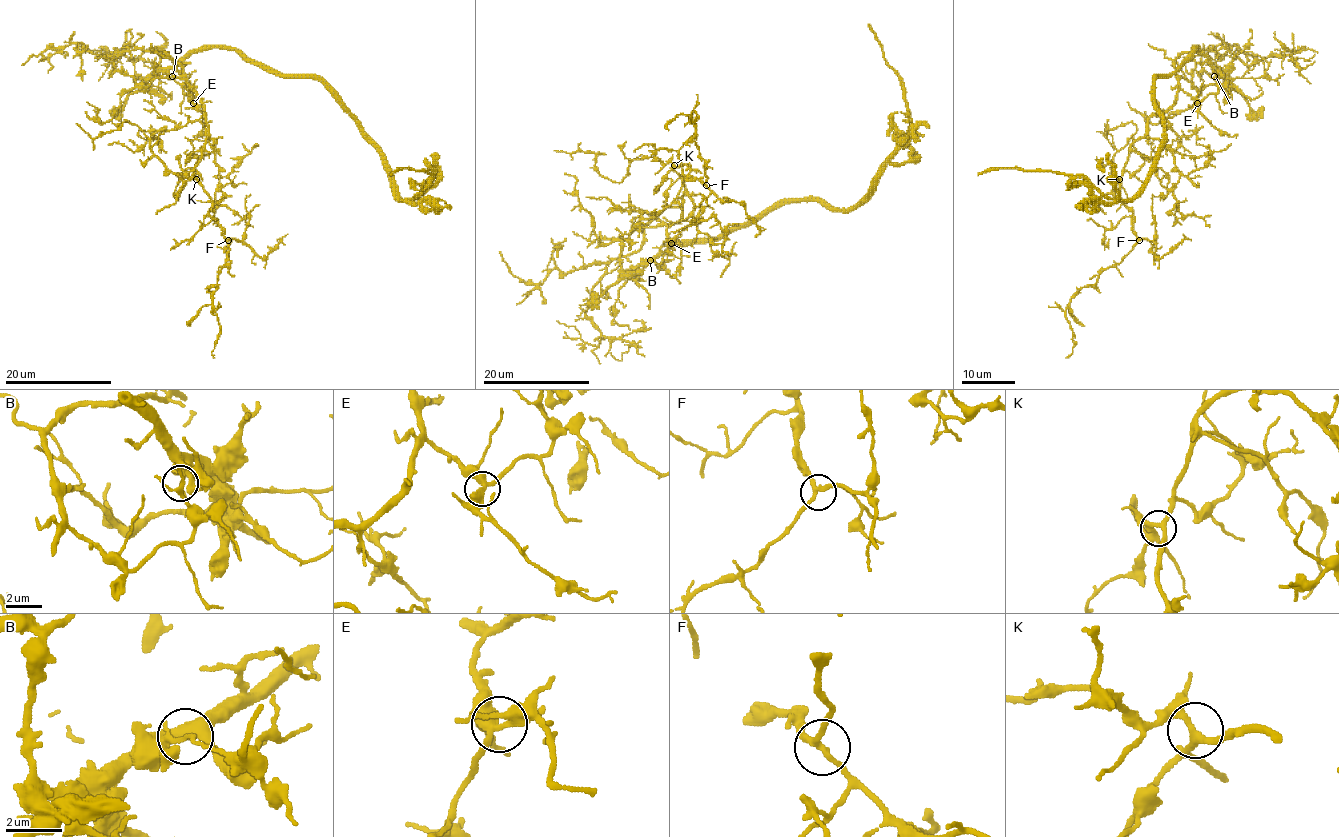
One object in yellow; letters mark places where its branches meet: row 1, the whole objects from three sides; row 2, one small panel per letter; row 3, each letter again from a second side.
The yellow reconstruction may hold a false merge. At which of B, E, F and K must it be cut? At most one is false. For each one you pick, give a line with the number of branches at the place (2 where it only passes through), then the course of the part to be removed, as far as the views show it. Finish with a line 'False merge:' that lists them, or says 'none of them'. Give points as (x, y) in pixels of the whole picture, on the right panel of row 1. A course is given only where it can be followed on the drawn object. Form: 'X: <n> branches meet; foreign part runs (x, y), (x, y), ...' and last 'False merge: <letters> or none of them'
B: 3 branches meet; foreign part runs (1215, 75), (1216, 93), (1195, 101), (1180, 90), (1131, 146), (1119, 196), (1138, 239), (1071, 299), (1066, 358)
False merge: B

